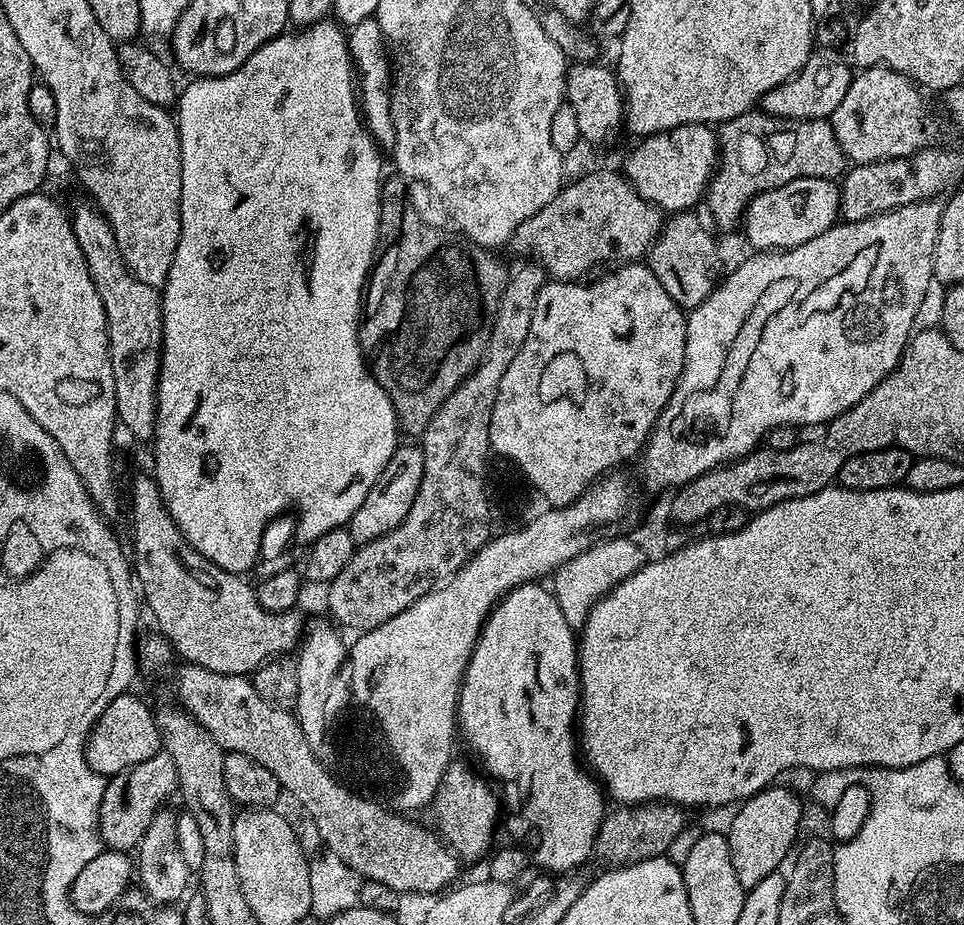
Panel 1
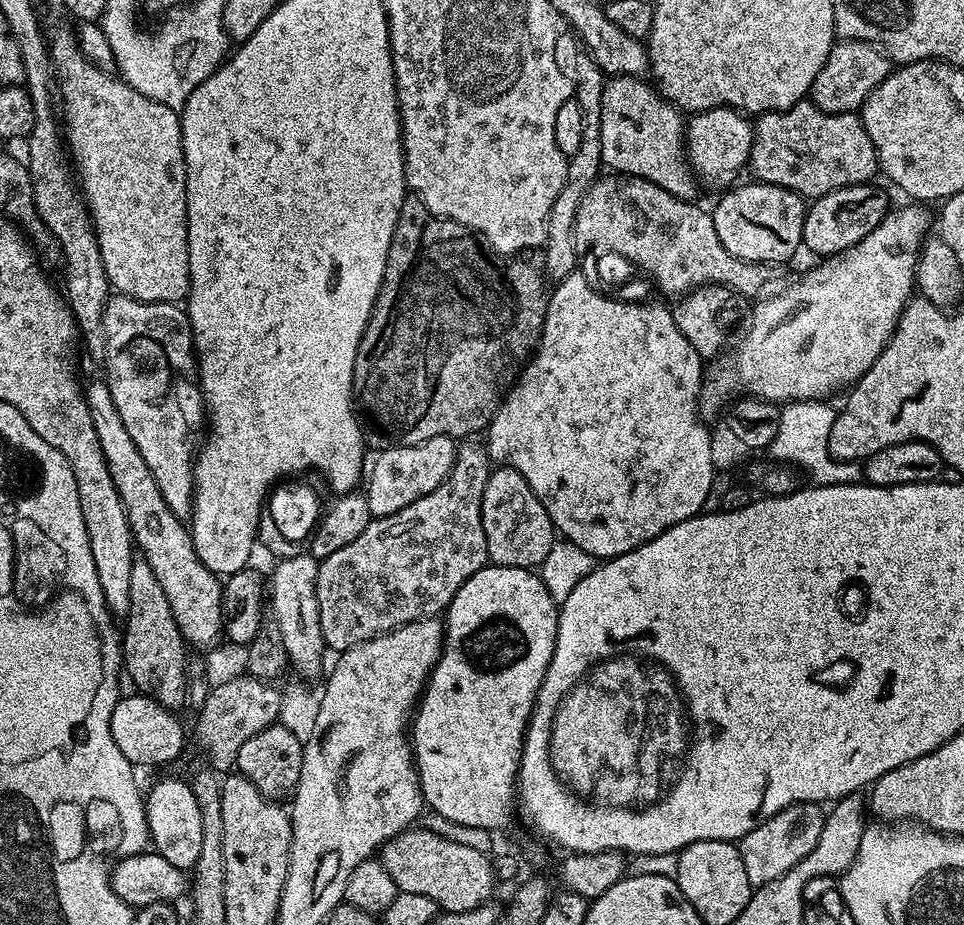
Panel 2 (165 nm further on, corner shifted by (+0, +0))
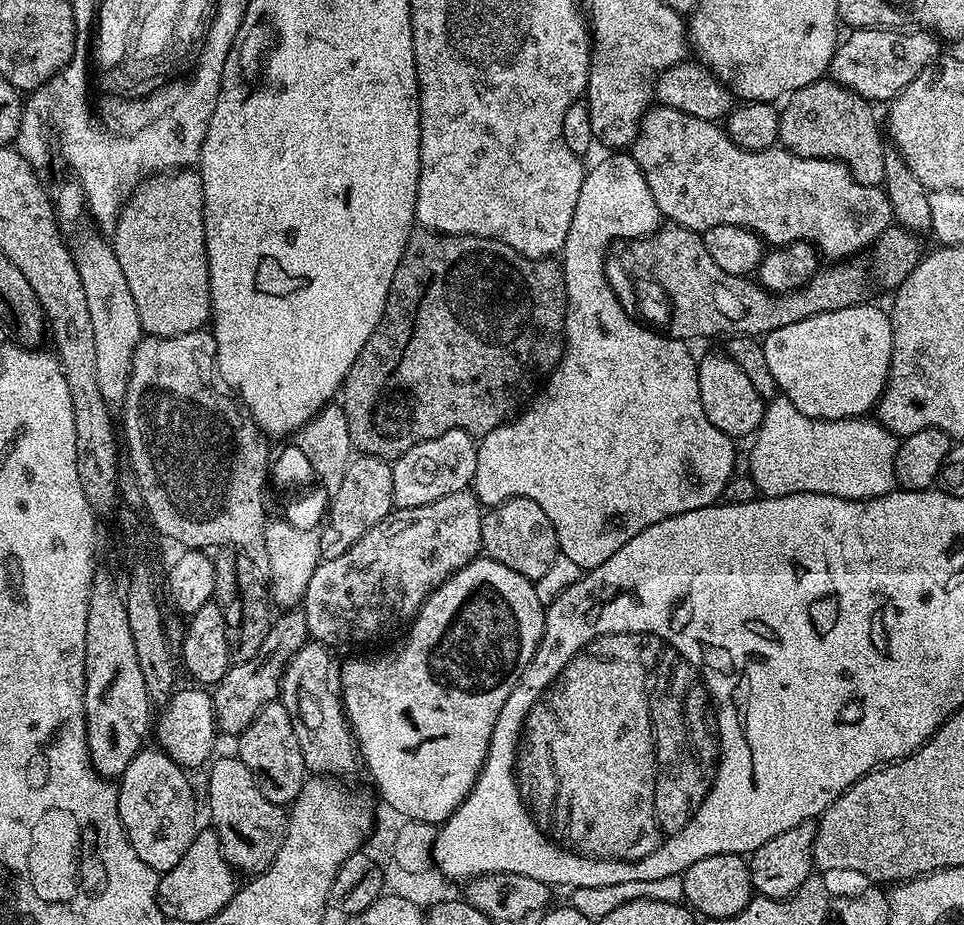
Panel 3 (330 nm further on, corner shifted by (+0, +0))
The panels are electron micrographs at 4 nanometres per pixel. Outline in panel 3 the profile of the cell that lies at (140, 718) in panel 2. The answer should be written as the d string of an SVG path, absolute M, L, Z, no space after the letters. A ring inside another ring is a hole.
M181 687L173 691L165 703L169 704L165 706L164 713L161 716L159 713L154 720L154 736L156 732L157 740L155 743L159 751L167 754L175 764L179 764L185 770L200 767L203 769L213 759L212 747L216 744L216 736L218 737L216 712L212 706L211 695L203 687L191 687Z

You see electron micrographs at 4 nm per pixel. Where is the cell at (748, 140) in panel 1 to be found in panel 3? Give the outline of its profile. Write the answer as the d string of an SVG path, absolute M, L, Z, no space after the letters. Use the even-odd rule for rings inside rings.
M831 78L816 80L792 93L780 108L779 143L802 158L839 160L863 184L883 185L886 147L882 128L876 125L873 105ZM880 132L881 136L880 137ZM884 140L885 141L884 141Z

